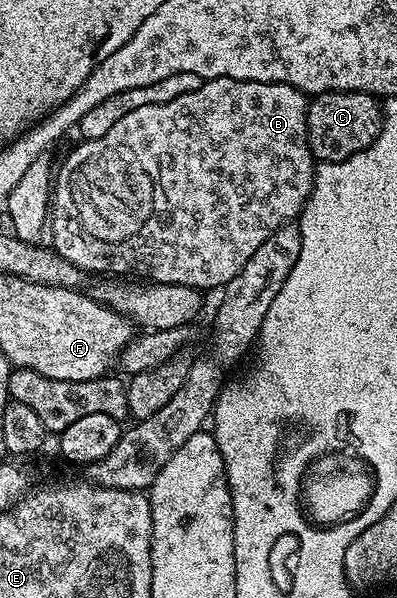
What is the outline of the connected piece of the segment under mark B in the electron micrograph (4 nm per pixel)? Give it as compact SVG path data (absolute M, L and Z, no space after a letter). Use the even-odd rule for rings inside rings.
M216 77L203 80L200 88L196 91L188 91L188 95L180 95L180 99L172 99L168 103L152 103L148 107L136 107L136 111L128 111L128 115L124 115L124 119L120 119L120 123L116 123L116 127L112 127L112 131L108 131L108 135L100 135L100 139L92 139L91 141L83 140L81 142L82 145L76 146L67 155L66 162L62 166L60 164L57 166L56 176L53 178L52 184L52 208L49 210L48 216L48 233L50 237L51 235L54 236L54 241L52 241L53 249L64 259L68 259L68 263L72 263L86 275L90 275L90 273L102 273L98 275L129 275L131 278L145 279L147 282L156 285L183 285L199 291L207 291L206 289L221 290L241 271L244 263L248 263L248 259L252 259L252 255L256 255L256 247L260 247L260 243L264 243L264 239L271 237L280 226L293 222L301 214L307 199L310 197L310 192L314 186L316 158L311 155L310 145L306 142L307 104L307 94L301 93L299 89L291 85L260 83L259 81L237 81L231 77Z

